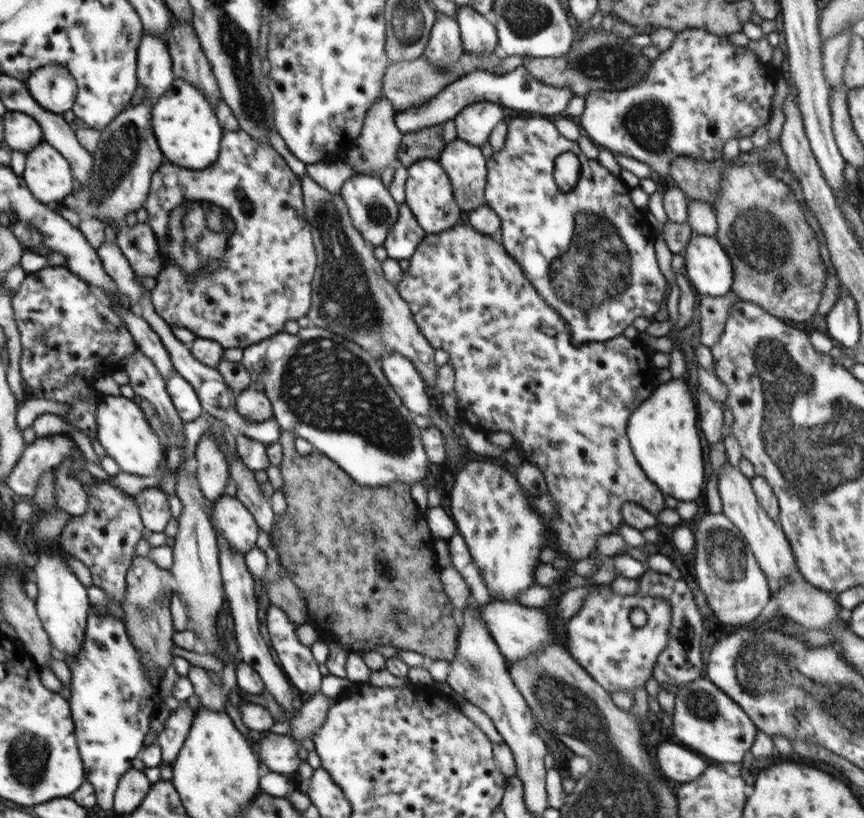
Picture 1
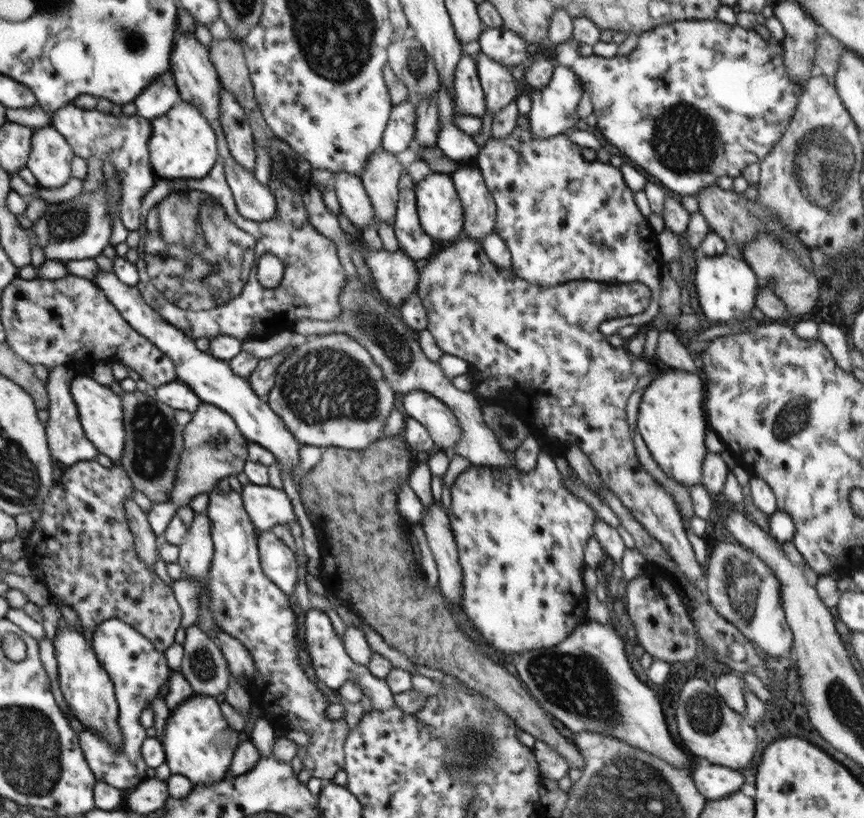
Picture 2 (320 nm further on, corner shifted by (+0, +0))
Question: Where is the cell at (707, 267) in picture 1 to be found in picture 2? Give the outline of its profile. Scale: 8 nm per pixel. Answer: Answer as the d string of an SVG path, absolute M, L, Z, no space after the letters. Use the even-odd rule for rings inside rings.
M724 253L718 256L706 256L702 257L700 260L695 260L693 262L693 272L694 283L696 286L696 292L699 297L700 307L704 315L707 316L708 320L712 322L719 321L723 324L730 324L731 320L738 320L740 323L749 324L753 323L751 321L749 314L752 309L754 309L754 303L756 303L756 295L760 292L757 284L757 278L754 272L750 269L743 259L738 260L734 256Z

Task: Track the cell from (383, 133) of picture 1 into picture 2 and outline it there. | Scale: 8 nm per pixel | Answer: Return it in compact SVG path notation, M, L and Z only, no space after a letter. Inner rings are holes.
M377 148L368 159L360 178L371 200L375 217L379 222L395 223L399 201L398 183L402 174L402 164L394 154Z

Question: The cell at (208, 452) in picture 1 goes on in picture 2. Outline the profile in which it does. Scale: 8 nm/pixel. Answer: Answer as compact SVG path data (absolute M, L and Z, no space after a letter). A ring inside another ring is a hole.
M213 489L207 504L207 513L211 522L211 538L213 541L213 559L207 574L207 591L209 592L209 611L215 624L230 636L237 638L249 651L255 666L249 697L262 712L260 718L271 723L273 728L284 730L302 730L310 736L310 744L301 746L297 752L304 768L311 777L323 779L323 783L332 782L336 773L344 769L344 744L350 728L344 719L331 720L326 717L326 708L330 701L322 695L316 682L310 681L298 661L298 618L282 592L262 570L258 532L244 508L241 493L238 491L217 491Z

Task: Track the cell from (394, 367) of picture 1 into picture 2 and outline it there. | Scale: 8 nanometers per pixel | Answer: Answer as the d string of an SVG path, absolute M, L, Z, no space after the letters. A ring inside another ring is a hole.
M413 390L399 395L404 415L423 424L433 444L448 452L462 438L458 419L440 400L422 390Z

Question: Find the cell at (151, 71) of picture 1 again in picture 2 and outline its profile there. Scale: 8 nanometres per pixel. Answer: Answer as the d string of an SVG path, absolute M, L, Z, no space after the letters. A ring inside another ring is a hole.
M165 72L162 76L155 78L133 100L138 115L154 120L166 114L174 105L180 103L181 96L177 89L173 74Z

